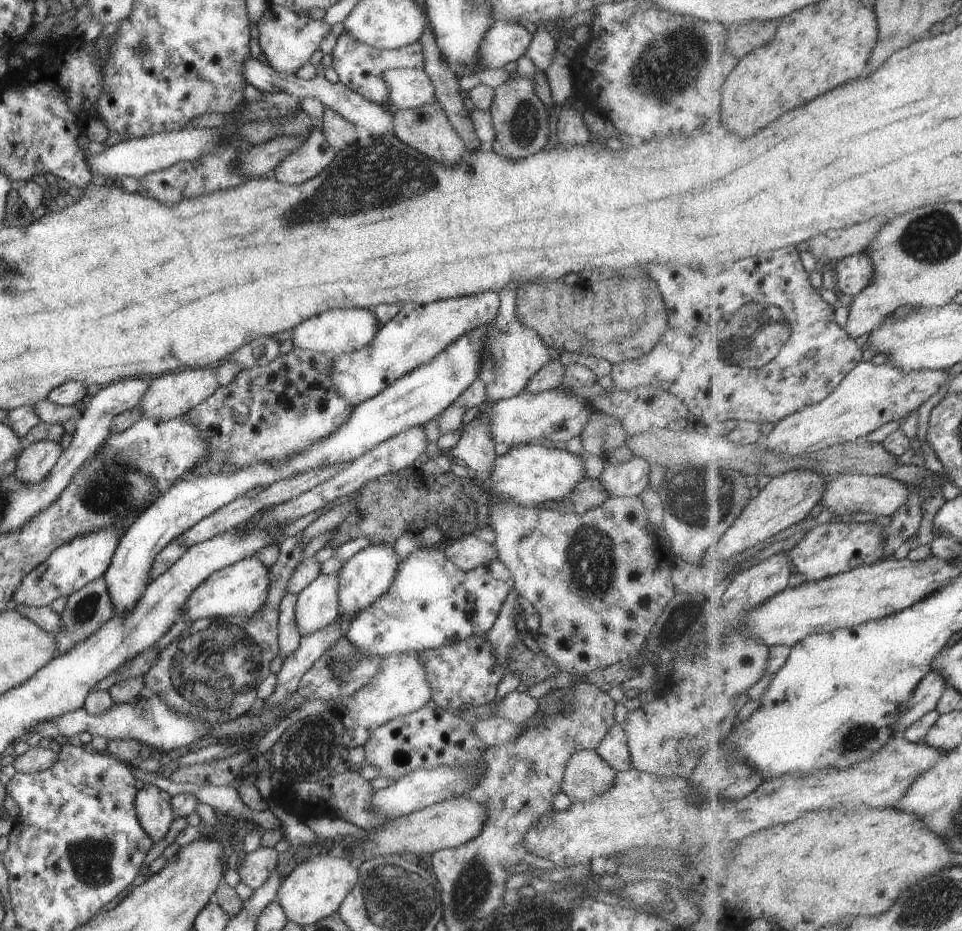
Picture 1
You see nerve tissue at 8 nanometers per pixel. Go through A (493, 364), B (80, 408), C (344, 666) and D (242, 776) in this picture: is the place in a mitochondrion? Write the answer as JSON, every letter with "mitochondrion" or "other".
{"A":"mitochondrion","B":"other","C":"mitochondrion","D":"other"}

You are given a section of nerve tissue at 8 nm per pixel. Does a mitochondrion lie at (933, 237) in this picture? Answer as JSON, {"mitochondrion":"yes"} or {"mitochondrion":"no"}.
{"mitochondrion":"yes"}

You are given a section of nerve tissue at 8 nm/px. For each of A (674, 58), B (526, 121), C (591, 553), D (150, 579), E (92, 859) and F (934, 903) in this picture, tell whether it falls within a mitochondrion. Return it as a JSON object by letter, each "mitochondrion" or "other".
{"A":"mitochondrion","B":"mitochondrion","C":"mitochondrion","D":"other","E":"mitochondrion","F":"mitochondrion"}

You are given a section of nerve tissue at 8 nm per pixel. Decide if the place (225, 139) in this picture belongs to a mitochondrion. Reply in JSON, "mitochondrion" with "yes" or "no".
{"mitochondrion":"no"}

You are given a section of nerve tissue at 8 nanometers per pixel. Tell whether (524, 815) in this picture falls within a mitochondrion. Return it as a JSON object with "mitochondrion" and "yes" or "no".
{"mitochondrion":"no"}

